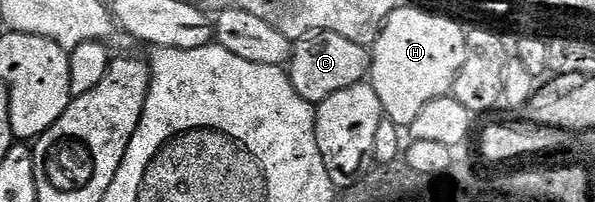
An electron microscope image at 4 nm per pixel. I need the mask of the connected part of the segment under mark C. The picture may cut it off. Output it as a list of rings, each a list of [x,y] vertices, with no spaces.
[[[315,32],[293,42],[288,62],[290,82],[292,87],[296,87],[296,95],[300,95],[300,99],[316,107],[328,99],[328,95],[336,95],[336,91],[344,91],[344,87],[367,80],[370,55],[371,50],[367,46],[352,43],[352,39],[344,39],[344,35]]]

